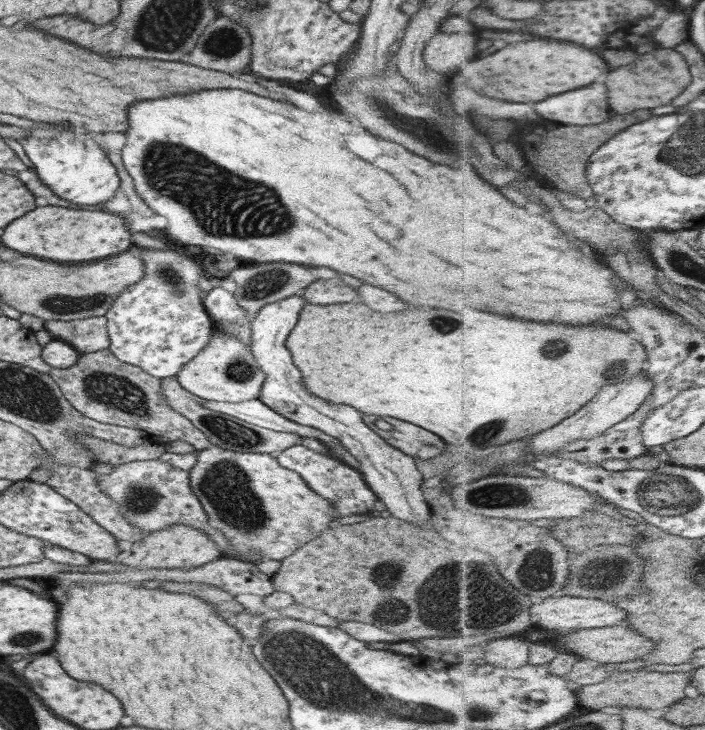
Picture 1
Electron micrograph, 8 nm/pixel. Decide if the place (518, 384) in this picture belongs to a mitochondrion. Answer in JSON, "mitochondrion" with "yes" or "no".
{"mitochondrion":"no"}

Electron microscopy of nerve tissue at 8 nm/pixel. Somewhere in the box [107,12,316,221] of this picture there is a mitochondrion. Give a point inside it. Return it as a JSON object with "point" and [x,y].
{"point":[226,41]}

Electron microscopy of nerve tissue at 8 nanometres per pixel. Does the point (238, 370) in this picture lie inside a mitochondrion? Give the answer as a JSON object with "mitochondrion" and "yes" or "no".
{"mitochondrion":"yes"}

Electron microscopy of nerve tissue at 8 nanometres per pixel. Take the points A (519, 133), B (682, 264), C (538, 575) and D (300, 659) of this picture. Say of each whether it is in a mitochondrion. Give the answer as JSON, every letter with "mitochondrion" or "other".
{"A":"other","B":"mitochondrion","C":"mitochondrion","D":"mitochondrion"}

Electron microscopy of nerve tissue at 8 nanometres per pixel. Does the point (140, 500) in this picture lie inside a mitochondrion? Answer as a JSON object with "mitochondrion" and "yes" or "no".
{"mitochondrion":"yes"}

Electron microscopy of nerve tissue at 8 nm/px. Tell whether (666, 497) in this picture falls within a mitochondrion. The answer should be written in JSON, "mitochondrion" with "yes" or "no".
{"mitochondrion":"yes"}

